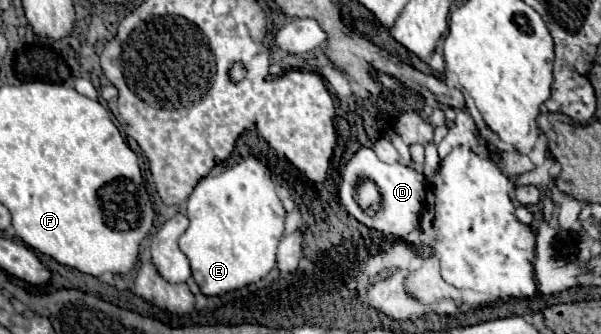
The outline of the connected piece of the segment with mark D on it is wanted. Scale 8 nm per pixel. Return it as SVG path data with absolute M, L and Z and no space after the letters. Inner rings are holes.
M360 148L352 160L346 164L344 172L342 172L342 182L340 182L340 204L348 210L350 216L354 216L358 222L362 222L368 228L374 228L378 232L384 234L392 234L392 236L408 236L410 232L414 232L420 224L422 218L422 208L424 208L424 198L426 198L426 188L424 188L424 174L416 172L412 166L388 166L384 162L380 162L374 154L374 150L368 148ZM360 180L372 180L380 194L382 194L382 208L376 212L376 216L368 216L364 214L364 210L358 206L358 202L354 200L354 192L356 186L360 184Z

